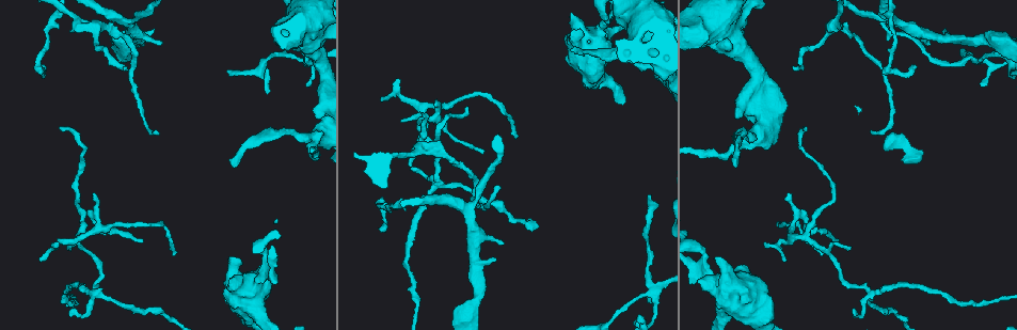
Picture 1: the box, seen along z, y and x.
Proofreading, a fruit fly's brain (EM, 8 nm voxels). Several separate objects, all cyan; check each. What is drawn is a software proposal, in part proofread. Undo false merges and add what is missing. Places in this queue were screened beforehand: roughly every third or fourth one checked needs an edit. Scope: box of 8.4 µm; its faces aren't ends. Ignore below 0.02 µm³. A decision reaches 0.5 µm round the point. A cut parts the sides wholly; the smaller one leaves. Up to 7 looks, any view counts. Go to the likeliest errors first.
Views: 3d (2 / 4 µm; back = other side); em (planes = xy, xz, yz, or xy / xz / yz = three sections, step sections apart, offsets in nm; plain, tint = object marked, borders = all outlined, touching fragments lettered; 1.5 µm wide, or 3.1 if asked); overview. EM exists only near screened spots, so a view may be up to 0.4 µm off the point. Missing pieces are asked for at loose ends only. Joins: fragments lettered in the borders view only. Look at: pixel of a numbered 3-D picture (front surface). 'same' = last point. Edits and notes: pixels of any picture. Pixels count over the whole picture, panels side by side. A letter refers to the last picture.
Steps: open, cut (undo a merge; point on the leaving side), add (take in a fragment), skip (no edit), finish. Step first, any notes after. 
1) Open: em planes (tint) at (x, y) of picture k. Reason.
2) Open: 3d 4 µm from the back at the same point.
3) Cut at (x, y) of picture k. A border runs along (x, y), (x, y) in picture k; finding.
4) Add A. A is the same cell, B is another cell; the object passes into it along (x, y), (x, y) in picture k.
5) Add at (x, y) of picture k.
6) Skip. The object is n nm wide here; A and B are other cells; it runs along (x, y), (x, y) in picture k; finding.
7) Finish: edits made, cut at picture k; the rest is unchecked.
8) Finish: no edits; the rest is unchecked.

Open: 3d 2 µm from the back at (70, 247) of picture 1. An open end.

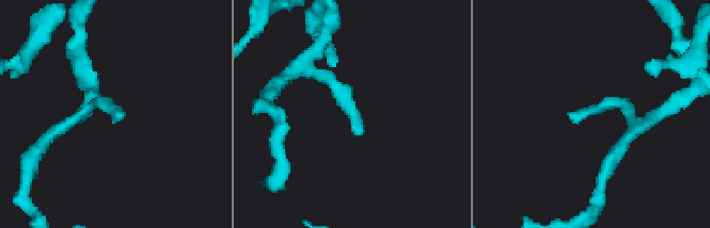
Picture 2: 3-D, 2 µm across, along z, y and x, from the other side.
Open: em planes (tint) at (569, 117) of picture 2. Now the EM.

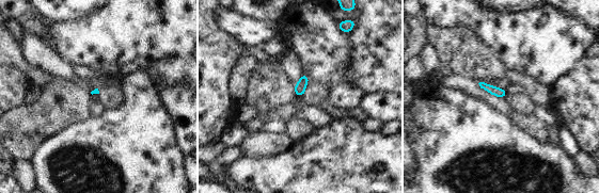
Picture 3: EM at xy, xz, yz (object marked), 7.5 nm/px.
Open: em planes (borders) at the same point. What lies round it.

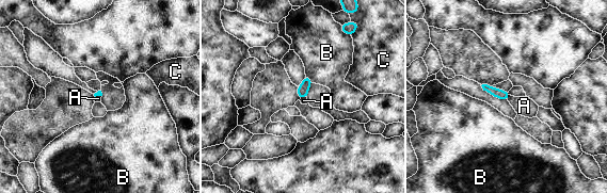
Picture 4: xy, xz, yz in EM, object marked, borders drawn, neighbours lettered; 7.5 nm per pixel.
Skip. A, B and C are other cells; a border runs along (510, 95), (507, 99) in picture 4; no lettered fragment goes on from it.

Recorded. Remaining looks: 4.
Open: em xz step 8 (borders) at (436, 103) of picture 1. Tapers out.

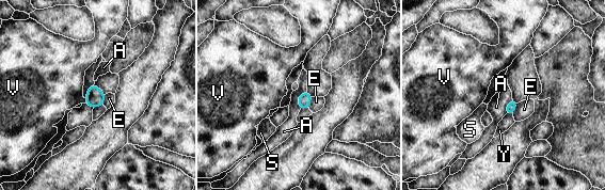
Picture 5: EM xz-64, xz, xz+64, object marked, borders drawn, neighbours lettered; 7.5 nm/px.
Open: em planes (borders) at the same point.

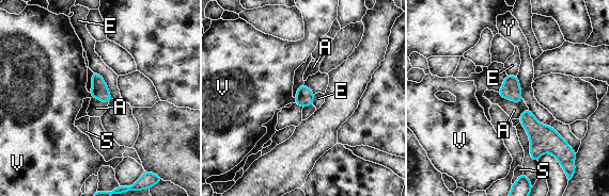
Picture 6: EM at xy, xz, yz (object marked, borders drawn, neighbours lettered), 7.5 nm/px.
Skip. A, E, S, V and Y are other cells; a border runs along (92, 70), (100, 76), (112, 98) in picture 6; none of them fits.

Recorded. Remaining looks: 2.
Open: em planes (borders) at (41, 260) of picture 1. Tapers out.

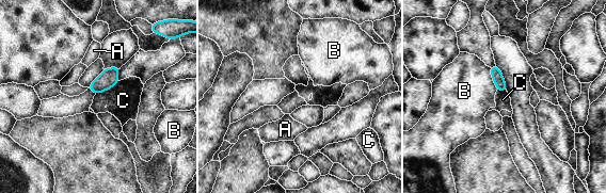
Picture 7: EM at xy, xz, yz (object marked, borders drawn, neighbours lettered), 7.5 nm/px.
Skip. A, B and C are other cells; a border runs along (118, 80), (111, 87), (95, 95) in picture 7; no lettered fragment goes on from it.

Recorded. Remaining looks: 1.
Finish: no edits; the rest is unchecked.

